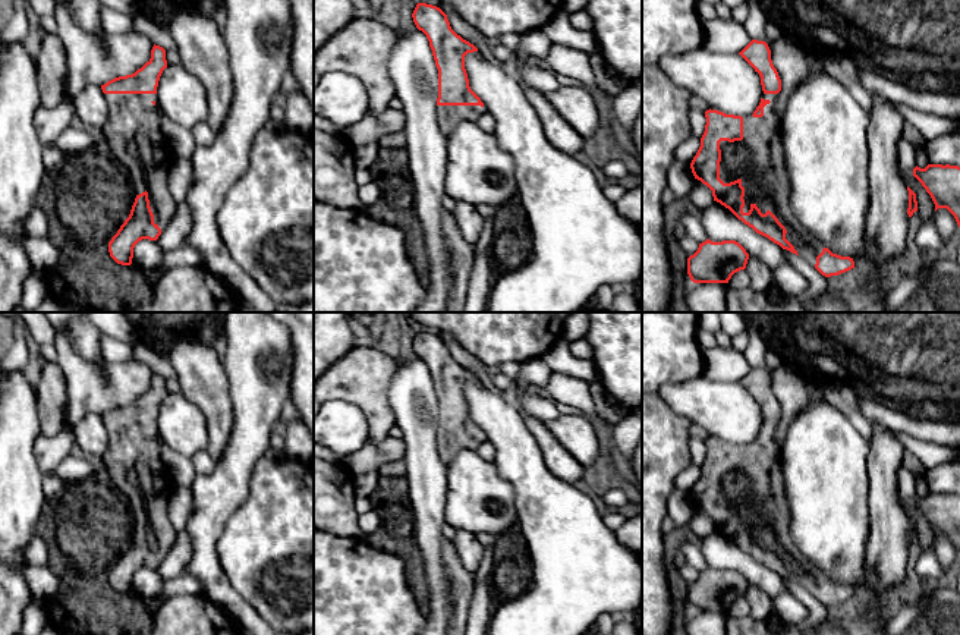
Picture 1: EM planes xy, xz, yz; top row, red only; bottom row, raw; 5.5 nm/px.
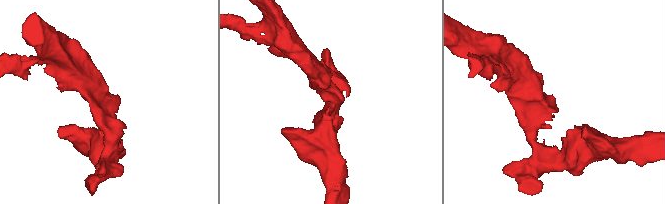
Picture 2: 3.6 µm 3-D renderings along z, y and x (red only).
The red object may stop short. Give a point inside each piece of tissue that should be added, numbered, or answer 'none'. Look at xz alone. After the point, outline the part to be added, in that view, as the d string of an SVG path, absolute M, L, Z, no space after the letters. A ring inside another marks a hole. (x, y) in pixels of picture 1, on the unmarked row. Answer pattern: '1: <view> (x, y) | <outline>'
1: xz (449, 445) | M437 434L438 453L446 465L457 452L476 450L484 441L485 434Z

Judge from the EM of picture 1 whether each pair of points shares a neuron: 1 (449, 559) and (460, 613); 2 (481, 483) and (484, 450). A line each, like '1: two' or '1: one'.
1: one
2: two

